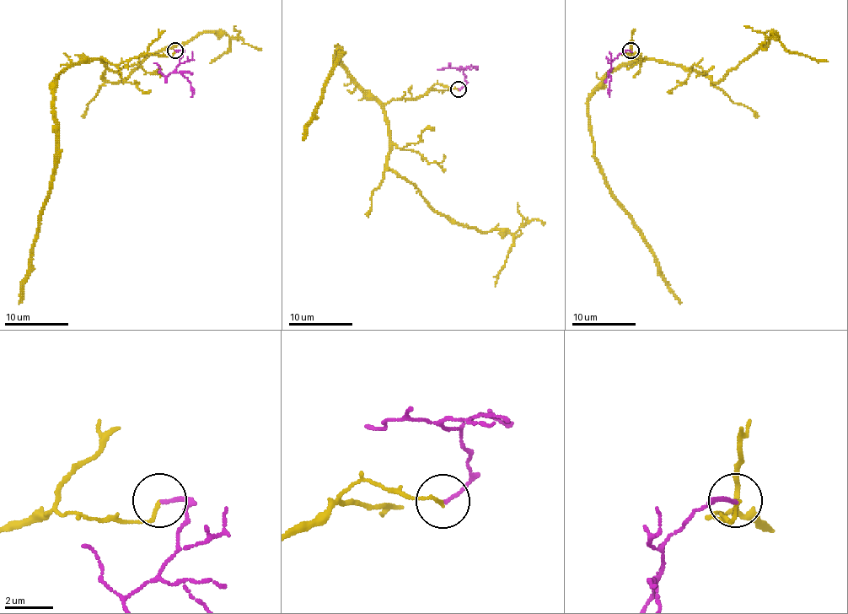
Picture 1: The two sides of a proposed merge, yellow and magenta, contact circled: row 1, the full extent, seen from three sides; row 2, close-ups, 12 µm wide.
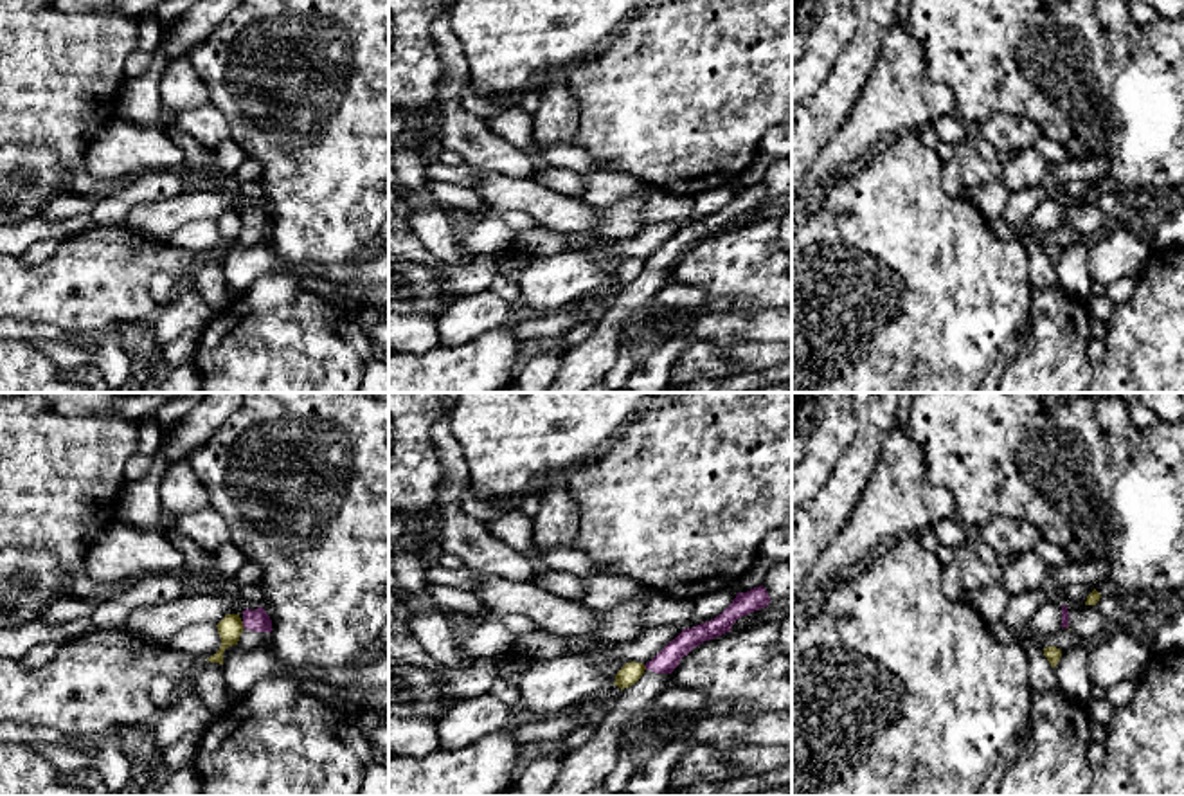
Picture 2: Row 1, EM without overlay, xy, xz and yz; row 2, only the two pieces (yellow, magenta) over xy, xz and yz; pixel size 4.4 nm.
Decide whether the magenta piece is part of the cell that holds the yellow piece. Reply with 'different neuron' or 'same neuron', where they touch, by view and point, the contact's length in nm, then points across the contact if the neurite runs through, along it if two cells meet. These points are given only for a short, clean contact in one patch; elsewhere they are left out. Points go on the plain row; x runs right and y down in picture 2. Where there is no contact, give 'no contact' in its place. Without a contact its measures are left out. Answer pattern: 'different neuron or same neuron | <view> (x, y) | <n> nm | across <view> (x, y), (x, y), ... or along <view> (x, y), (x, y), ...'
different neuron | xy (242, 222) | 40 nm | along xy (242, 218), (245, 224)

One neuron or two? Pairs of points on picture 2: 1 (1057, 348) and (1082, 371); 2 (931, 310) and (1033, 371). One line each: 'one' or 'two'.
1: one
2: two

